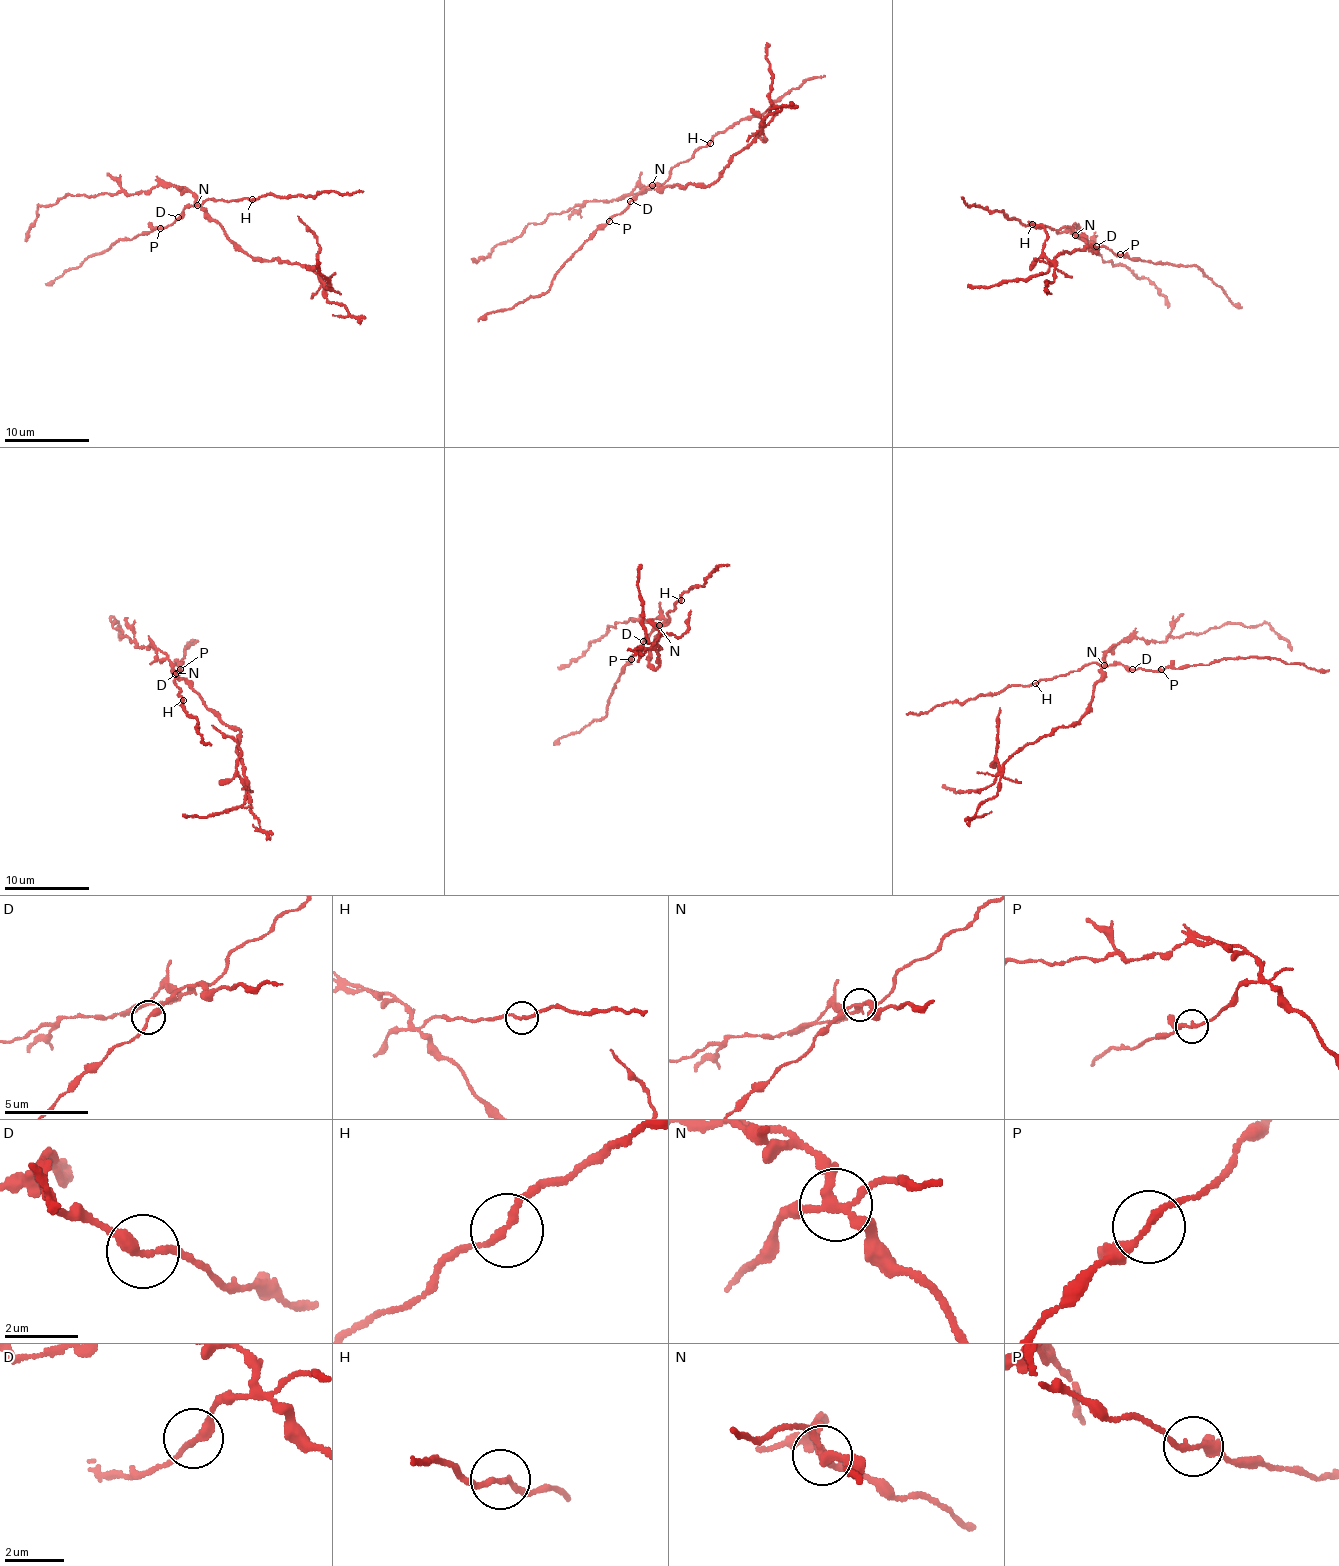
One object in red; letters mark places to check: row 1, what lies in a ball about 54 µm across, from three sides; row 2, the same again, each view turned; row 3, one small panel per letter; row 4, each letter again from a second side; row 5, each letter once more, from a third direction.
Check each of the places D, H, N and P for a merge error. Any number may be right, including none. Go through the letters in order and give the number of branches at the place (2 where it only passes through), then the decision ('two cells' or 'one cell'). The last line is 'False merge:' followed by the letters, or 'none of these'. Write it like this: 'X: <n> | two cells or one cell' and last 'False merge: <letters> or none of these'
D: 2 | one cell
H: 2 | one cell
N: 4 | two cells
P: 2 | two cells
False merge: N, P

